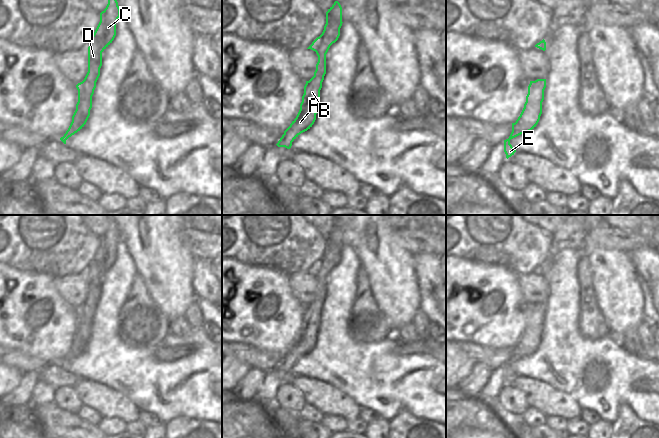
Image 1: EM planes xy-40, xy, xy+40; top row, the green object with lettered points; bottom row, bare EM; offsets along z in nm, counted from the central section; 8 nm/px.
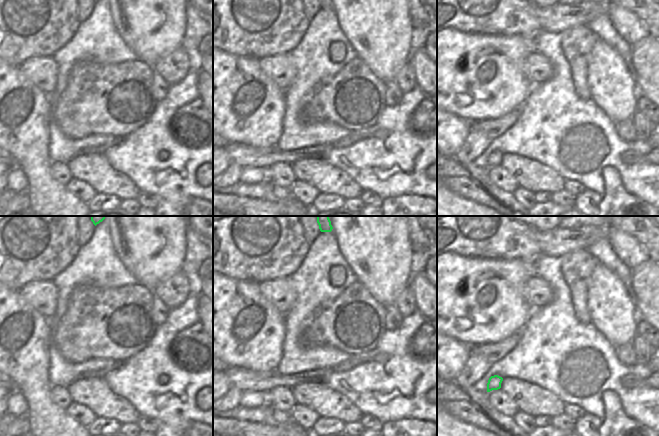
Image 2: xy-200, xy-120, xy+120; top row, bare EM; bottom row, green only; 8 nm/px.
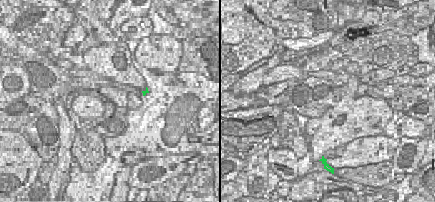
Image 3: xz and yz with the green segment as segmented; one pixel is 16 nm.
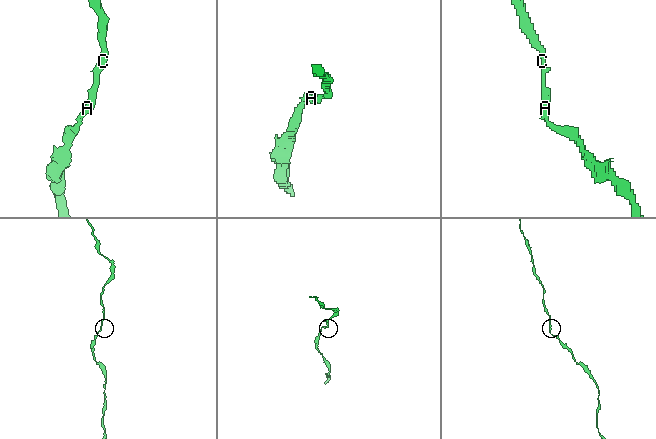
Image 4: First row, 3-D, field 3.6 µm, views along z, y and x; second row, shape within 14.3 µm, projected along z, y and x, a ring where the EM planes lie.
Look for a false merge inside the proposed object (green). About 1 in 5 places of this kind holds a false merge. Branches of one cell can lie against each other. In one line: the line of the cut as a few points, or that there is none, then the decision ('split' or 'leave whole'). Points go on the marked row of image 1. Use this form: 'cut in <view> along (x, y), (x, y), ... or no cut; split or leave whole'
no cut; leave whole

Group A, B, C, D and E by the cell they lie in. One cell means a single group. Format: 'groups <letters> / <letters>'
groups A B C D E

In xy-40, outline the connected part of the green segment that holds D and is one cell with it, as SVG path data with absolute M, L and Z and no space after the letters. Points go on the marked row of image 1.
M108 0L106 8L100 13L100 22L91 37L88 47L88 72L84 80L76 85L78 102L72 116L72 122L60 140L66 140L80 131L86 124L92 108L92 96L102 66L102 52L112 43L116 36L116 22L120 17L117 0Z

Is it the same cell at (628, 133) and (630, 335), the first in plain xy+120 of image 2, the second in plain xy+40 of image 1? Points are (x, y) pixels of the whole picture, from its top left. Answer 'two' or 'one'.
one

